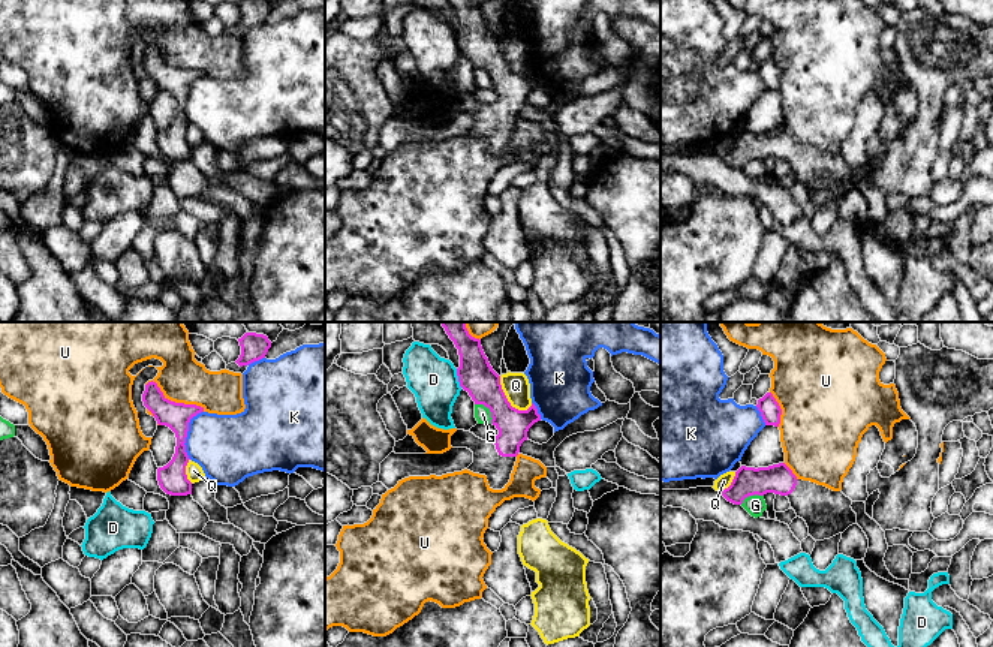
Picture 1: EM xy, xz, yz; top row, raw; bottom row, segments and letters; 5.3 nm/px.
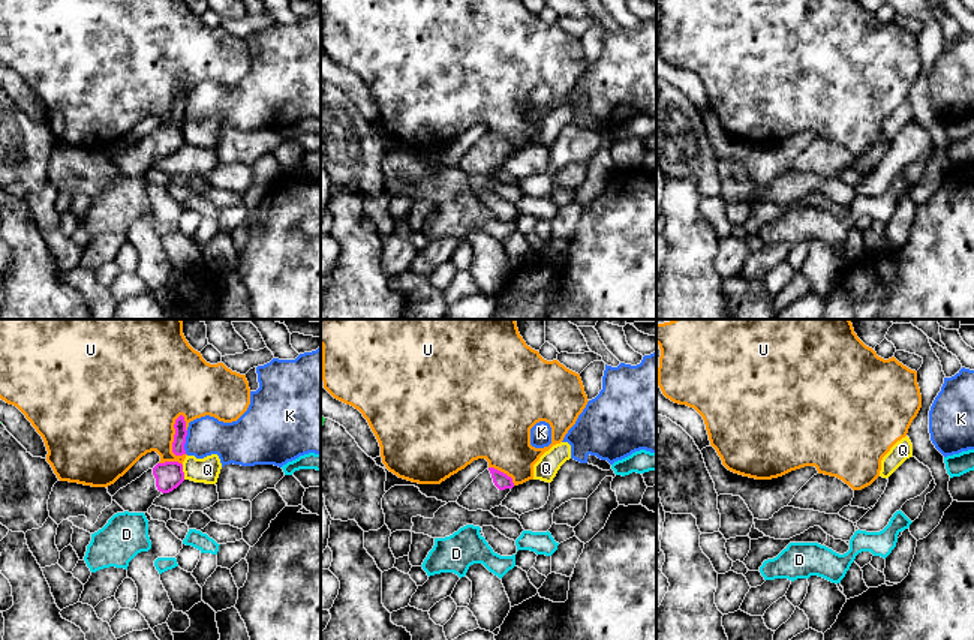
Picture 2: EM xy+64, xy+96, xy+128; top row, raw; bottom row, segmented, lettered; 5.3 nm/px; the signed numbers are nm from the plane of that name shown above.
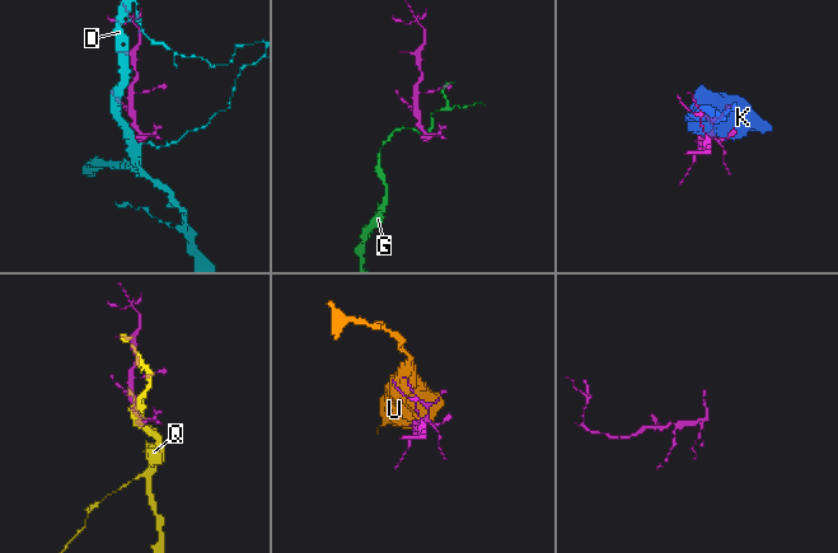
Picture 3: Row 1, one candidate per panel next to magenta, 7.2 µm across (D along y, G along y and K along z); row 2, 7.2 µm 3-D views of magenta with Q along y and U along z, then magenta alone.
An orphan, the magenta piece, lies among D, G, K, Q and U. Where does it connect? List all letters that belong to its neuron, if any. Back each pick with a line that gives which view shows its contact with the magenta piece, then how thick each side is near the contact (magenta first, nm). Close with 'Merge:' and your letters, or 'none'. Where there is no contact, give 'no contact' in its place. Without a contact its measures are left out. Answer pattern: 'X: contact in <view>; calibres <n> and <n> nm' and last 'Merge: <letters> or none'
Merge: none

